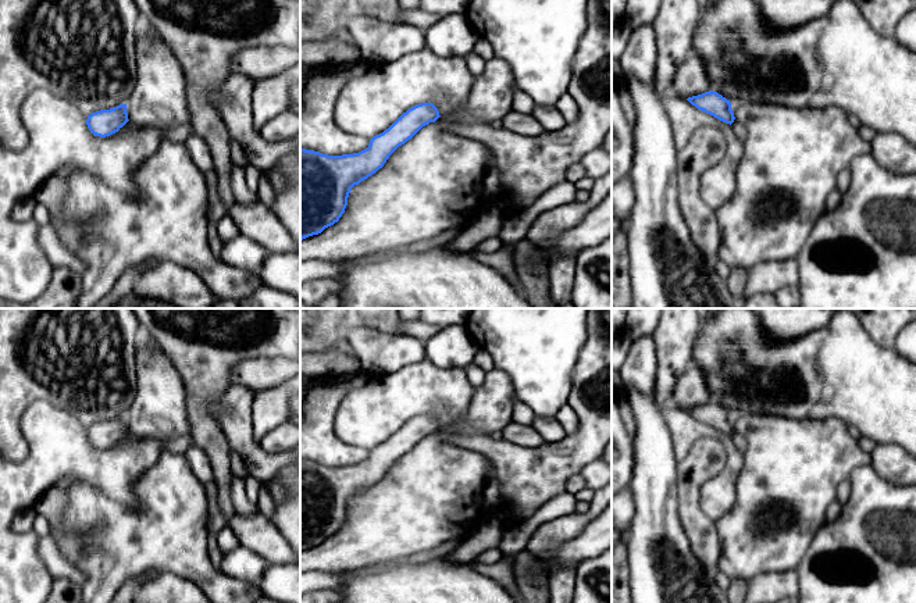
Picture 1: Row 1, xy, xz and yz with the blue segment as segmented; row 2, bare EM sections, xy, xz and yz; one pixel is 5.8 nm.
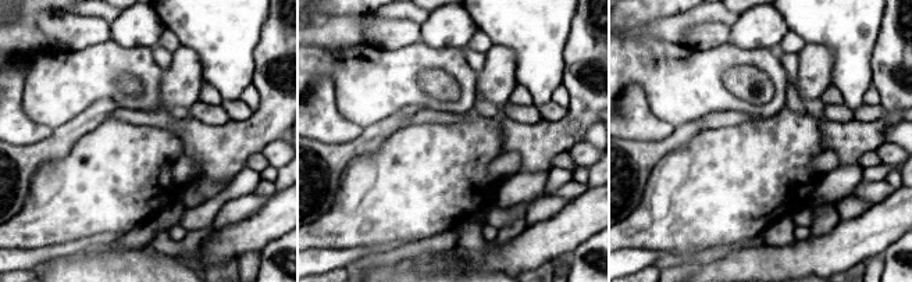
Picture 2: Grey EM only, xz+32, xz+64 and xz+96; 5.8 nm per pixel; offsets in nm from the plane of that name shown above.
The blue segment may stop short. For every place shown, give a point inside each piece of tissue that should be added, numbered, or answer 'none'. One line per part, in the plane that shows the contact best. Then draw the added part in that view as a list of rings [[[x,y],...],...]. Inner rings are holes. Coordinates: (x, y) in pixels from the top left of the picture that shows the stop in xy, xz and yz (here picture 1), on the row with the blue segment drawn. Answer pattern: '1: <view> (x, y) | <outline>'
none

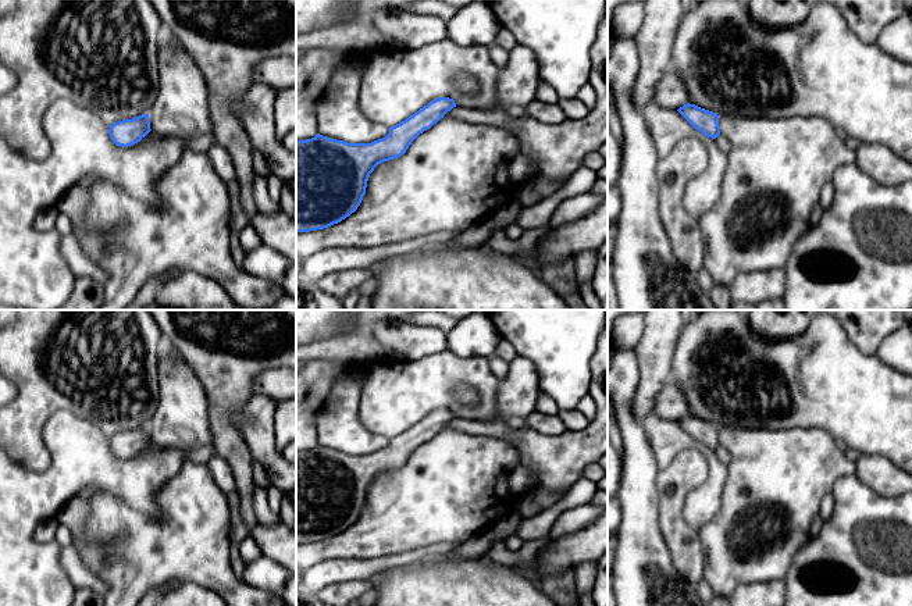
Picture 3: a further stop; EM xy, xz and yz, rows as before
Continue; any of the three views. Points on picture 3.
none

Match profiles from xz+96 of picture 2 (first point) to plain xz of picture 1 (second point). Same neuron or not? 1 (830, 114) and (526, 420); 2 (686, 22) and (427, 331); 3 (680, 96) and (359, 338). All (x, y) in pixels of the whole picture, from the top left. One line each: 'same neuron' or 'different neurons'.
1: different neurons
2: same neuron
3: different neurons

